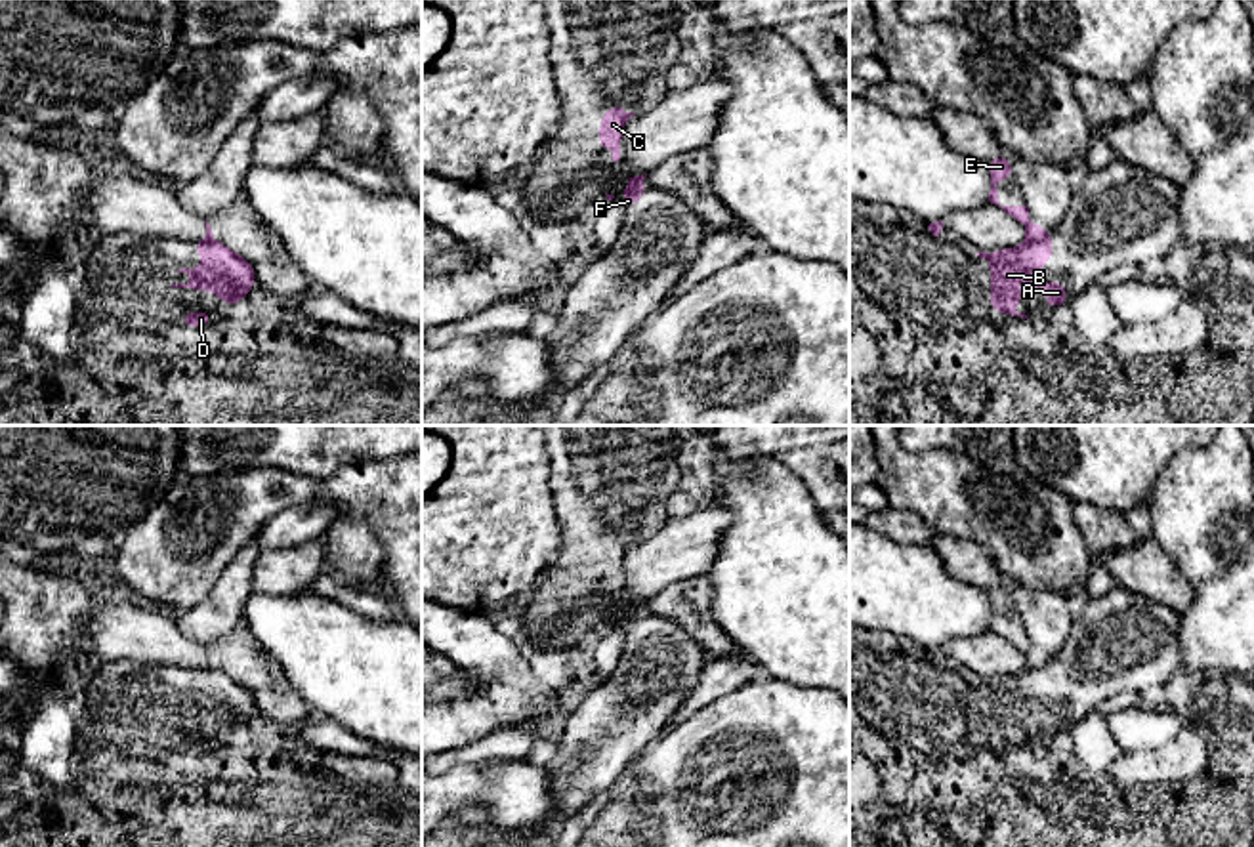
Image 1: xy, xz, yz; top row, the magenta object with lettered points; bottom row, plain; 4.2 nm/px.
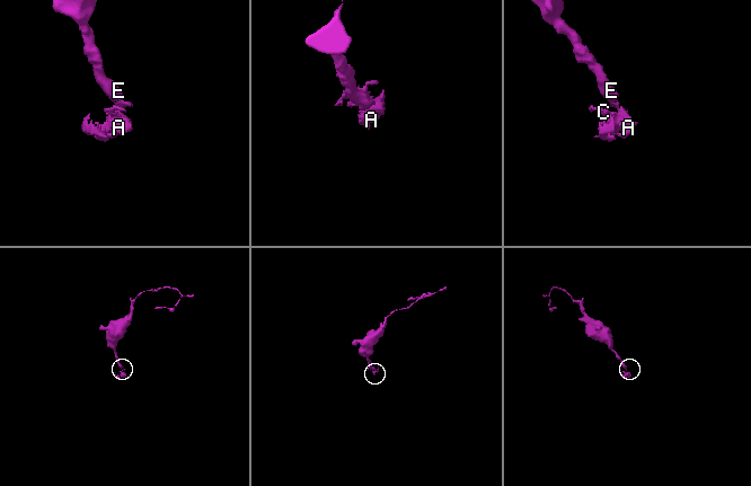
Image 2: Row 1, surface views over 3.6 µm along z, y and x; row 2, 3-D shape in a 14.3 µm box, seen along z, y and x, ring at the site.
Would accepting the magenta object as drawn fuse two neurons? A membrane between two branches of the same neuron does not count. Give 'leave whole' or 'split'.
split

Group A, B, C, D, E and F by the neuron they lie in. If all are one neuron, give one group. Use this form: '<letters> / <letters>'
A B C D F / E

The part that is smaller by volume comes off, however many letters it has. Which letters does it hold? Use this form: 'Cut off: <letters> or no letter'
Cut off: A, B, C, D, F

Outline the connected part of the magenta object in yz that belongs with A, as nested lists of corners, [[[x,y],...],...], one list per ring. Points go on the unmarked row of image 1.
[[[1052,660],[1017,675],[977,679],[977,683],[991,689],[991,736],[994,740],[1029,746],[1025,740],[1015,740],[1014,734],[1021,729],[1021,719],[1035,717],[1038,710],[1044,712],[1044,727],[1052,738],[1067,731],[1065,712],[1046,710],[1036,692],[1038,687],[1052,692]]]

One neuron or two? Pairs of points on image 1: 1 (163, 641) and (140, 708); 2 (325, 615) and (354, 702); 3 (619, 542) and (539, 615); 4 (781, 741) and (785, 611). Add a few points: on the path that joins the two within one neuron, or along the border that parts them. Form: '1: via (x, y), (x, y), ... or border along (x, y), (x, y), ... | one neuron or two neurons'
1: border along (111, 659), (176, 664), (191, 670) | two neurons
2: via (325, 636), (325, 647), (354, 676), (354, 681) | one neuron
3: via (596, 565), (581, 580), (581, 594), (562, 613) | one neuron
4: border along (766, 674), (794, 685), (823, 687), (827, 691) | two neurons

